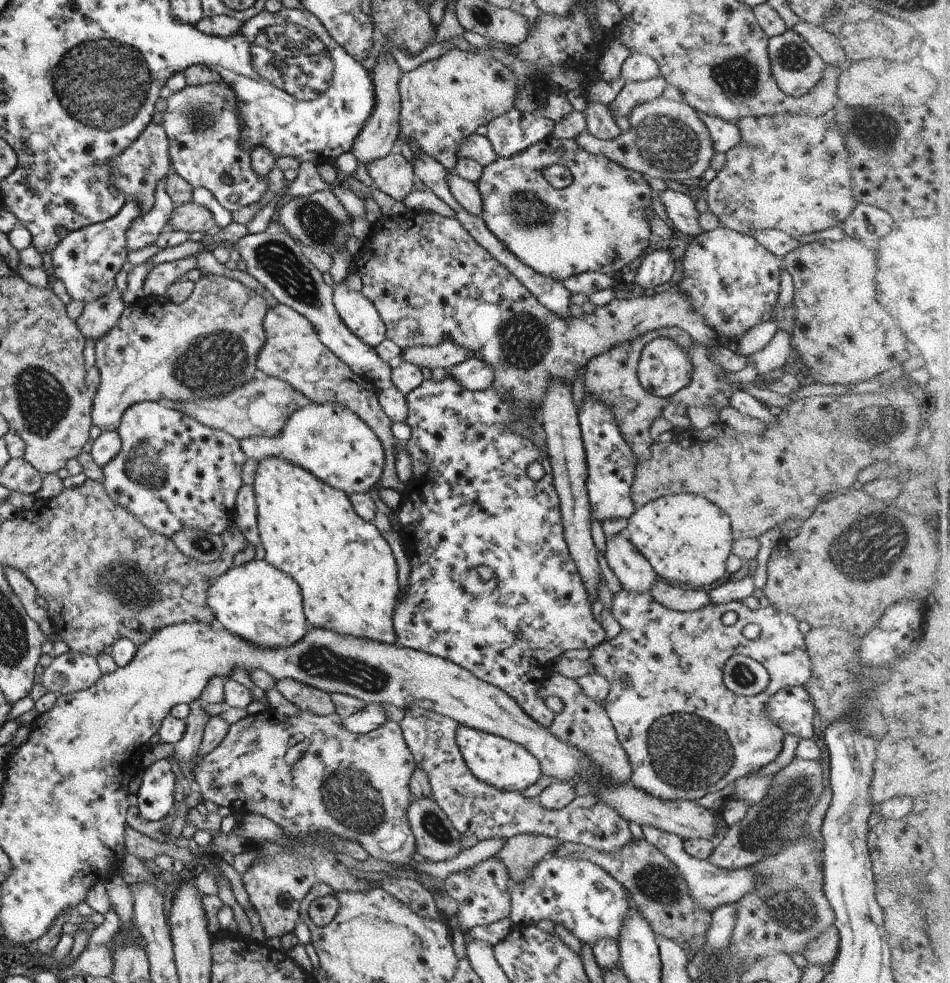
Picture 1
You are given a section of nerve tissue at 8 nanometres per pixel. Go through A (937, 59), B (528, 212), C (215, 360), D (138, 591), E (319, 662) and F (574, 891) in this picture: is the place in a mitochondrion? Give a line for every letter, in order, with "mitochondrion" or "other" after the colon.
A: other
B: mitochondrion
C: mitochondrion
D: mitochondrion
E: mitochondrion
F: other

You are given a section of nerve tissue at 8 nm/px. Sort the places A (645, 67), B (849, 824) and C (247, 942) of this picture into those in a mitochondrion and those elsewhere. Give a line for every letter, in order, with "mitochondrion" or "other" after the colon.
A: other
B: other
C: other

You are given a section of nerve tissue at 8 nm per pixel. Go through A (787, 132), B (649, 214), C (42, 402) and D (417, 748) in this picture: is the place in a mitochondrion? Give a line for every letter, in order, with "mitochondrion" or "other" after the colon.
A: other
B: other
C: mitochondrion
D: other

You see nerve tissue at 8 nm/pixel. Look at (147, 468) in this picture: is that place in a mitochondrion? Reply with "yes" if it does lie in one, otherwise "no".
yes

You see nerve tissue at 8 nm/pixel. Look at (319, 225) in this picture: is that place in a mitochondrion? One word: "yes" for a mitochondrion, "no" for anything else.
yes

